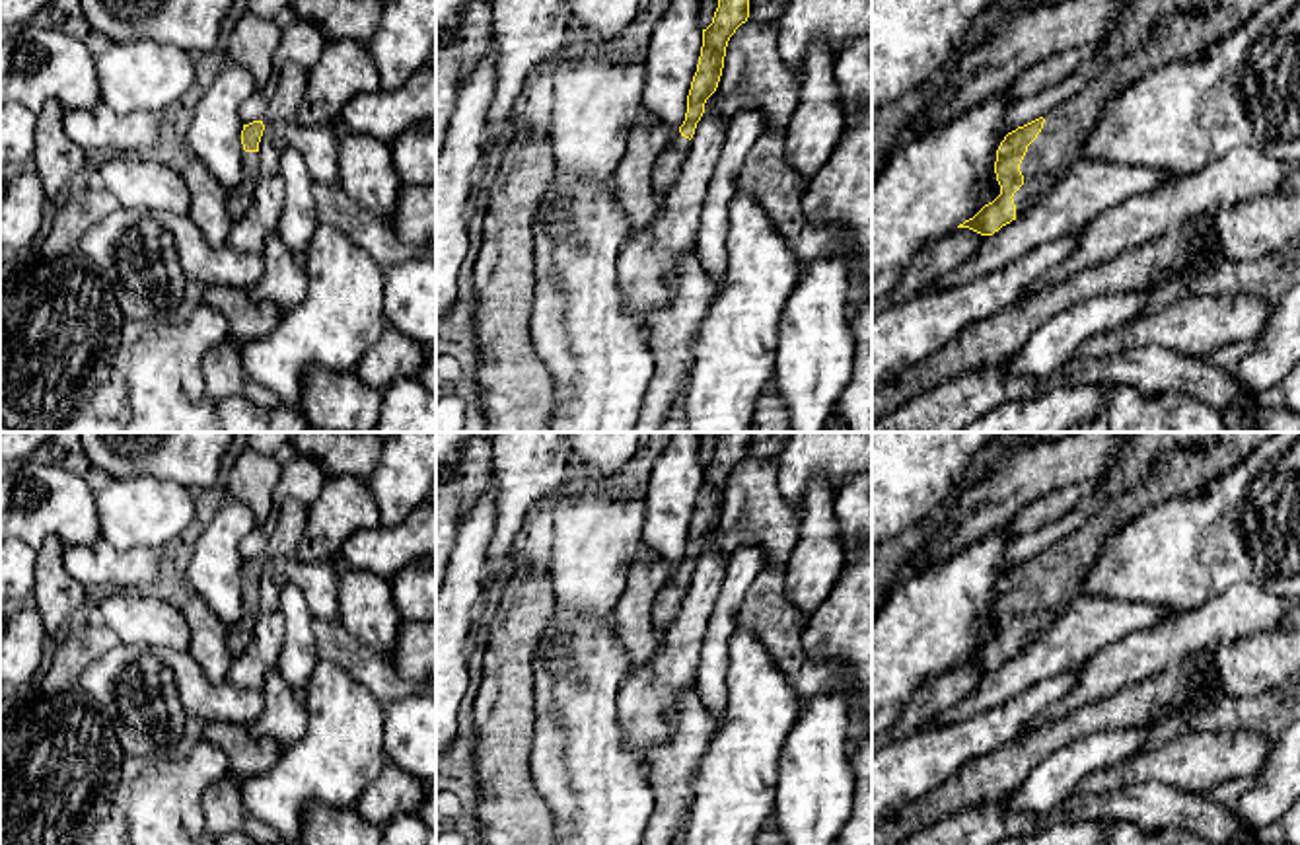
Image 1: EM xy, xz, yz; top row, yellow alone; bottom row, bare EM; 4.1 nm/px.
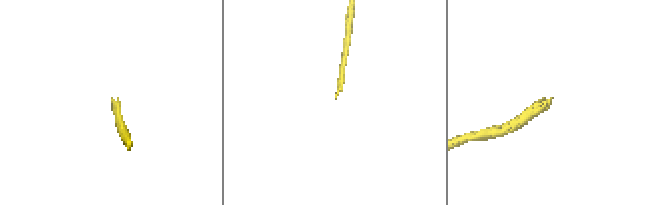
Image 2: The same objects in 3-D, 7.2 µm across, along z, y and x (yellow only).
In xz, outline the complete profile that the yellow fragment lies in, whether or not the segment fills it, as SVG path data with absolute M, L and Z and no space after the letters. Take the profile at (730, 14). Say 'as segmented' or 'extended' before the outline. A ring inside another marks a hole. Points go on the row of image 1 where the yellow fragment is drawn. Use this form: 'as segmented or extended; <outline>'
extended; M718 0L712 23L703 29L703 47L697 72L687 95L683 125L671 134L669 144L658 156L652 169L656 208L664 206L691 148L697 123L704 113L706 99L716 92L730 37L749 18L749 0Z

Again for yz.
extended; M1220 0L1205 14L1160 18L1144 43L1109 58L1103 72L1080 92L1004 136L994 162L1000 195L957 228L993 236L1022 216L1072 164L1082 160L1080 146L1109 101L1152 70L1207 51L1269 2L1273 0Z

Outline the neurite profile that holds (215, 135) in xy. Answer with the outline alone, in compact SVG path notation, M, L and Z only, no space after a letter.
M226 62L195 107L187 142L210 173L228 189L243 177L241 103L257 90L249 70Z

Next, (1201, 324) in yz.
M1210 286L1158 312L1084 341L1072 358L1103 358L1142 347L1207 356L1226 345L1255 341L1273 302L1247 292L1220 294Z

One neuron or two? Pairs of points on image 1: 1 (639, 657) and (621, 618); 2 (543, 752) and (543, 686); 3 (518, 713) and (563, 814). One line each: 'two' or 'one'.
1: one
2: one
3: two

